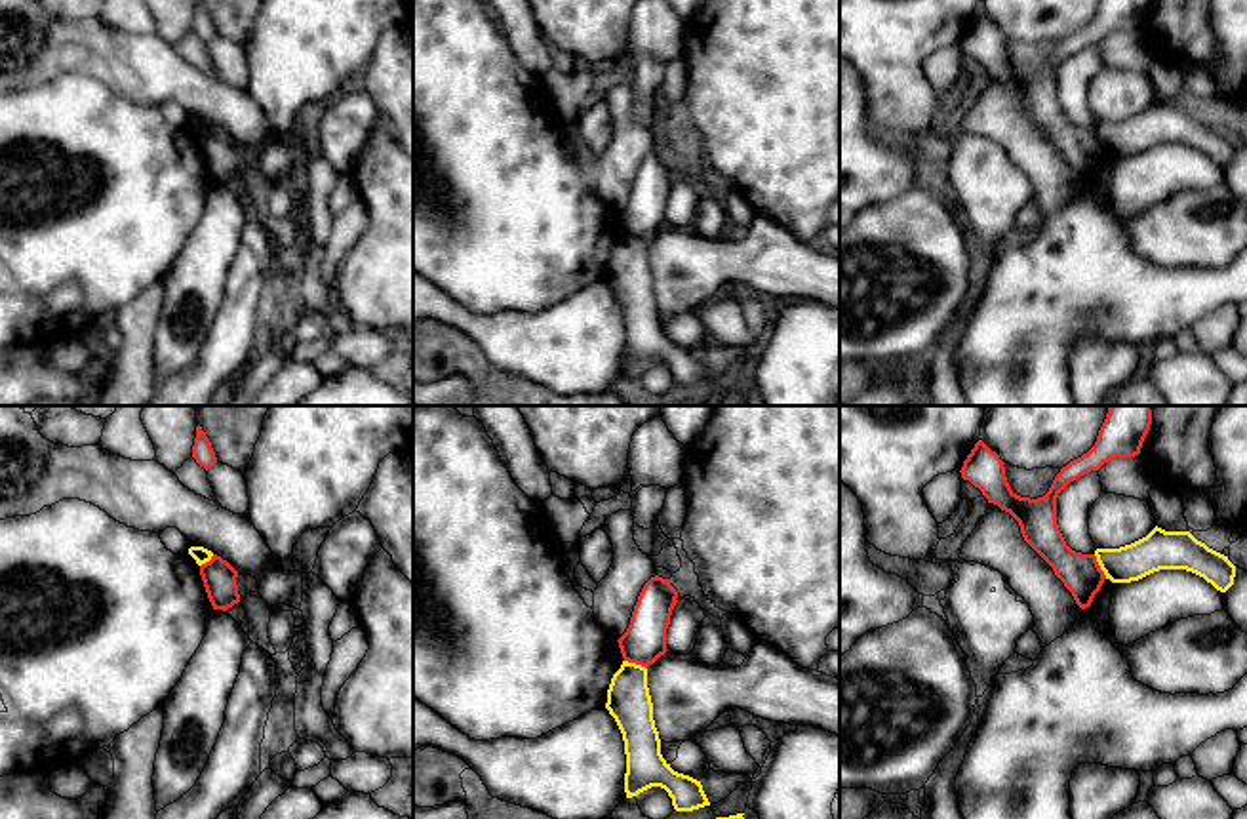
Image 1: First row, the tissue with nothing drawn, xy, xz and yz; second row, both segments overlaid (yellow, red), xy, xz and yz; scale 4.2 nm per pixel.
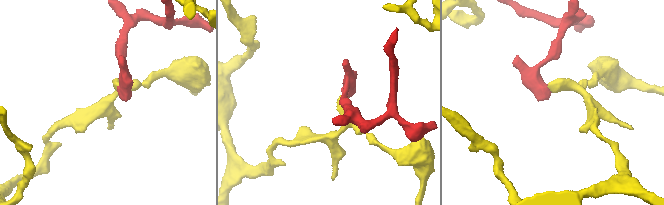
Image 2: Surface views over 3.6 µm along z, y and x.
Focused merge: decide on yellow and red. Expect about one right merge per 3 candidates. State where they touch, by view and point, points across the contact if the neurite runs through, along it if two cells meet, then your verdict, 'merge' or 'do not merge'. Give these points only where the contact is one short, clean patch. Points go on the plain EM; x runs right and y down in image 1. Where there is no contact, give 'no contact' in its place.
meets yellow in yz at (1099, 138); border along yz (1093, 128), (1107, 151); do not merge

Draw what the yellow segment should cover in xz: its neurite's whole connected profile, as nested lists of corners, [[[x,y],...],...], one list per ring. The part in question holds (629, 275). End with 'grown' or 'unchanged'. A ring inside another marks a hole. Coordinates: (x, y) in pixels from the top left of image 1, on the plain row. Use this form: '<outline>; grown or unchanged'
[[[623,234],[611,251],[605,282],[615,291],[624,314],[626,371],[661,360],[672,371],[676,385],[710,379],[701,354],[674,345],[661,328],[645,240]]]; unchanged

